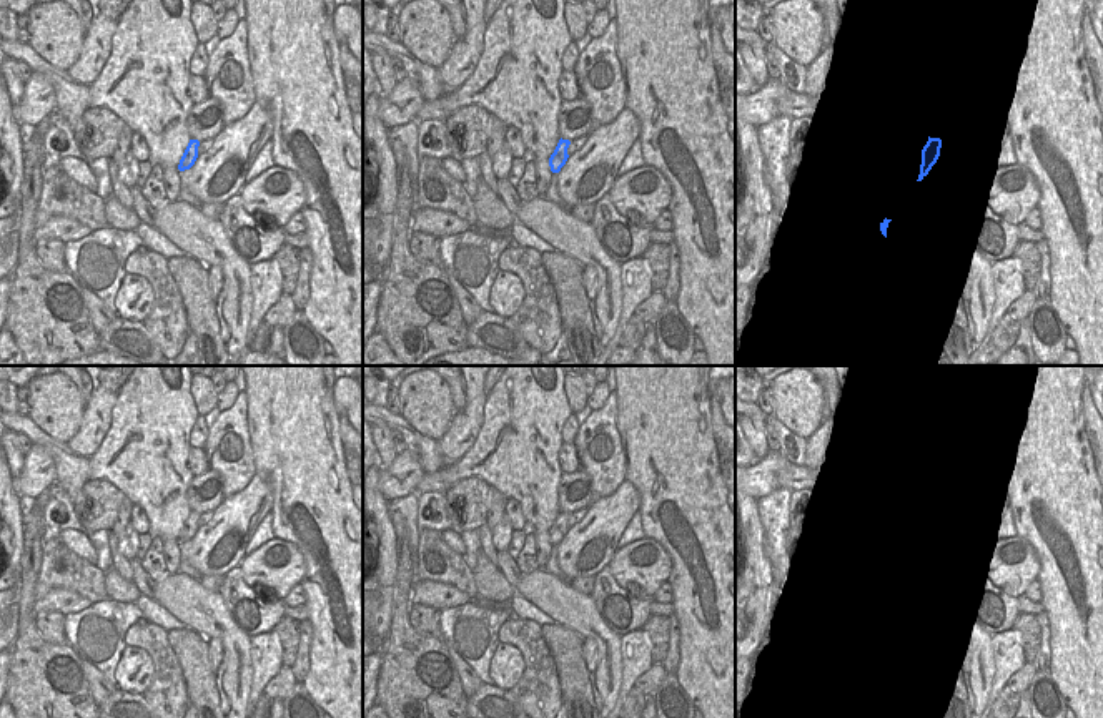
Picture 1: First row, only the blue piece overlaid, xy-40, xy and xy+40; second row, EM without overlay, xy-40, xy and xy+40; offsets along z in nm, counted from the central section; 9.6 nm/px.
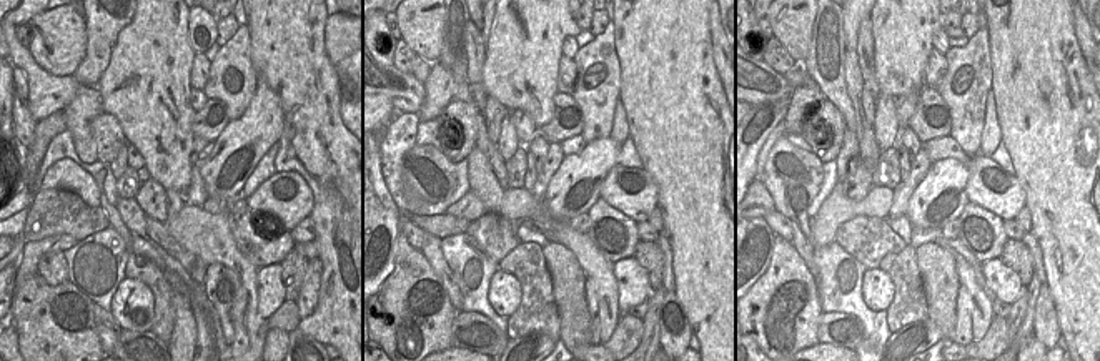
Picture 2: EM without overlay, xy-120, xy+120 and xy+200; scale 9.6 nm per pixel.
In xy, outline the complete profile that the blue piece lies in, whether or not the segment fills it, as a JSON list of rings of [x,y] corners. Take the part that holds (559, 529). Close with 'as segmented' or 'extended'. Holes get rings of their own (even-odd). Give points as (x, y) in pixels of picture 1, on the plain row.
[[[559,512],[554,525],[549,530],[549,538],[552,545],[559,545],[561,540],[566,537],[569,527],[567,527],[567,520],[569,520],[571,514],[569,512]]]; as segmented

